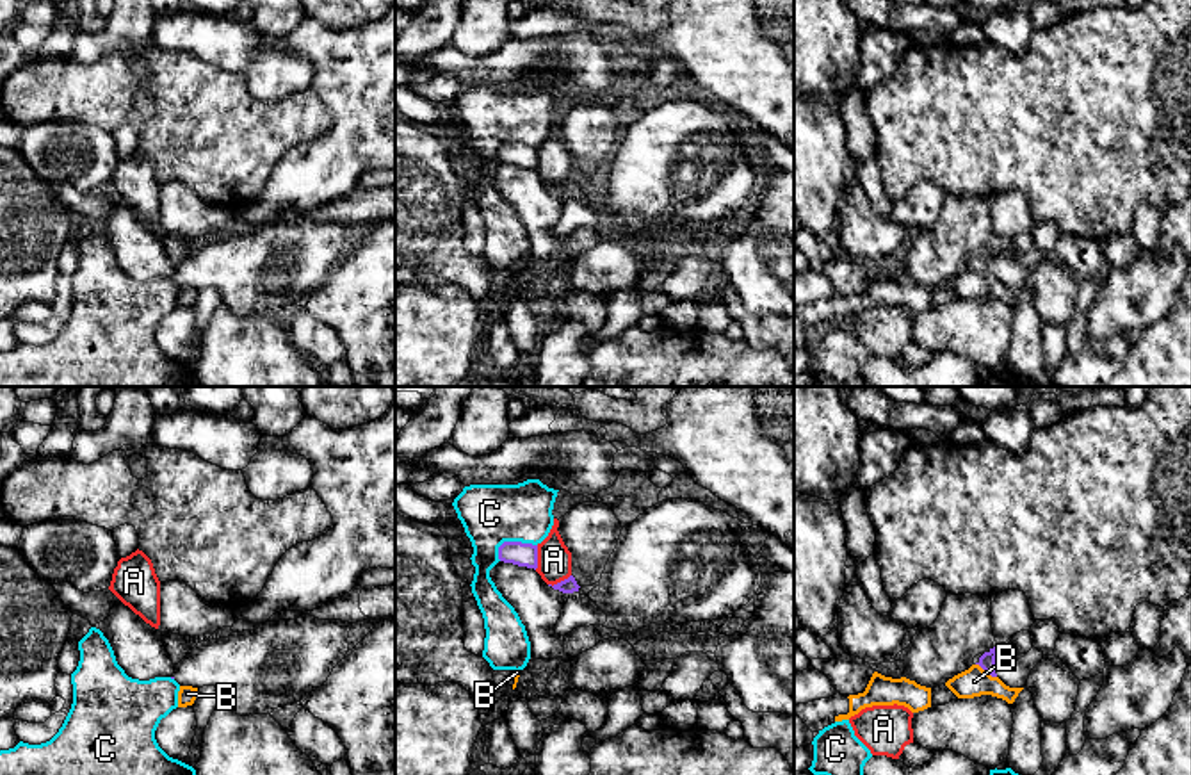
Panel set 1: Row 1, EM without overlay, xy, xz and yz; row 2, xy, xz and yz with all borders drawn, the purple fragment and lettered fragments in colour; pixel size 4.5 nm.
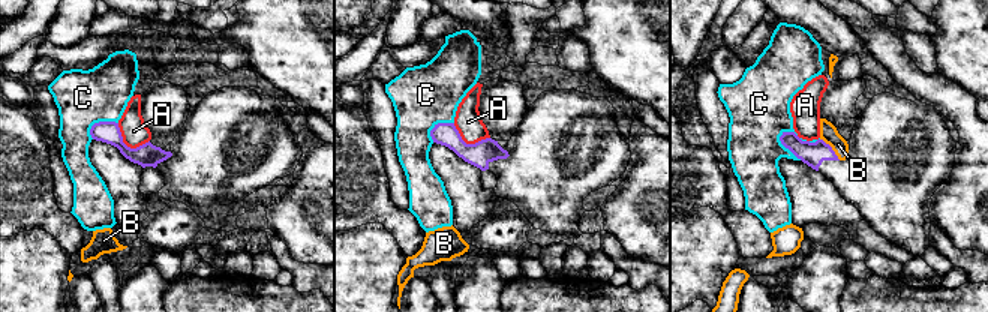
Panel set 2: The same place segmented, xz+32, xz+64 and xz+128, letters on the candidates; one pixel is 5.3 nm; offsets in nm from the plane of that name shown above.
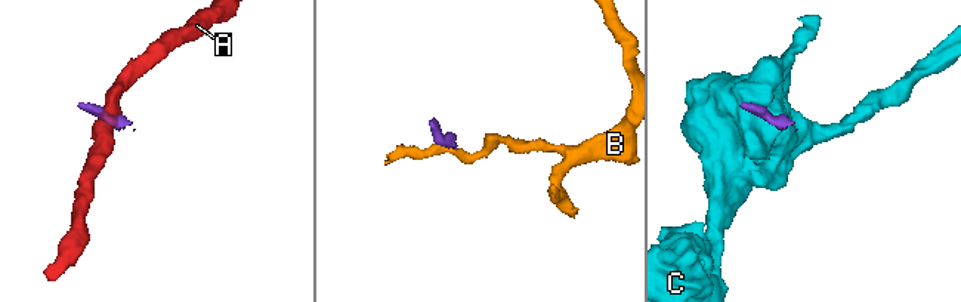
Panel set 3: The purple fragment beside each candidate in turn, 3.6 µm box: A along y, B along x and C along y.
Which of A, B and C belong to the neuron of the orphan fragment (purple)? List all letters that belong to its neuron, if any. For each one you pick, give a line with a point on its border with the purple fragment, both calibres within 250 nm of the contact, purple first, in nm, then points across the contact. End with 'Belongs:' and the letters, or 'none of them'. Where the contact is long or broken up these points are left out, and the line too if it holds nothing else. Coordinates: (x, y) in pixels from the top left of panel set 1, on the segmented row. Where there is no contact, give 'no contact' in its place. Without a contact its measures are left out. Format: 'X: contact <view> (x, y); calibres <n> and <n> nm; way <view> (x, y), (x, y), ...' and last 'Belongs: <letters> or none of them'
Belongs: none of them

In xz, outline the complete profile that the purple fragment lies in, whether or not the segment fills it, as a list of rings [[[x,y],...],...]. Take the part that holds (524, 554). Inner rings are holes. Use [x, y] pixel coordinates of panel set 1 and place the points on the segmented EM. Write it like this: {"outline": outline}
{"outline": [[[504,542],[498,547],[498,559],[518,567],[538,568],[538,545],[522,542]]]}

